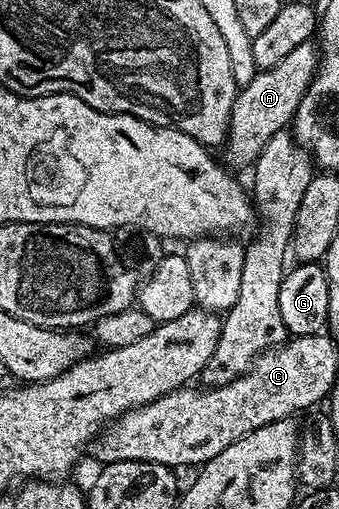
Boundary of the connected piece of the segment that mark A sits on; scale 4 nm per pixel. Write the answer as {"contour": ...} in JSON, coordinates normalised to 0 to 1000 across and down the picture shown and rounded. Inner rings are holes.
{"contour":[[[923,81],[900,83],[838,110],[805,134],[758,139],[743,159],[705,175],[687,204],[678,257],[667,277],[676,314],[670,320],[681,328],[746,324],[767,299],[788,287],[791,275],[853,250],[897,181],[926,155],[941,112],[935,88]]]}

